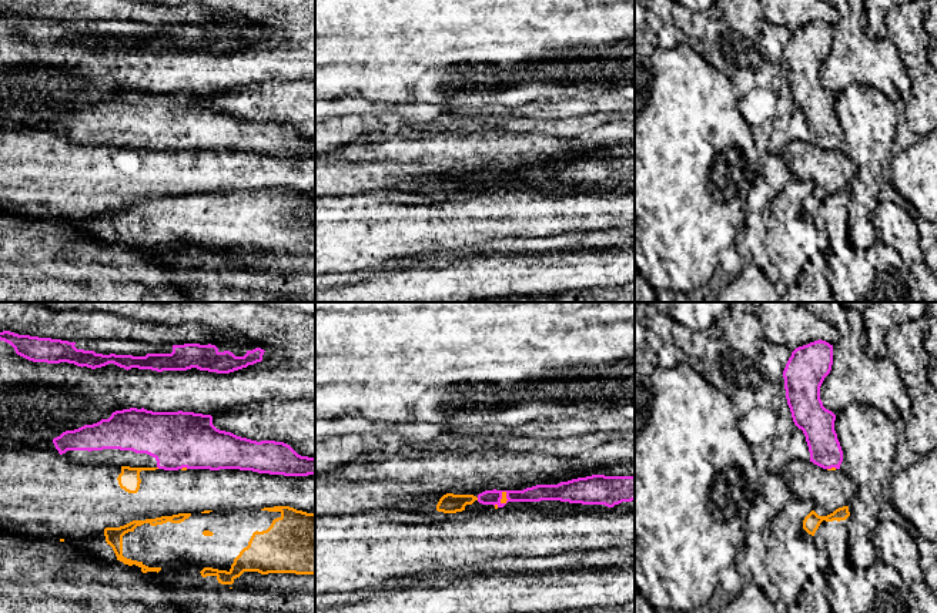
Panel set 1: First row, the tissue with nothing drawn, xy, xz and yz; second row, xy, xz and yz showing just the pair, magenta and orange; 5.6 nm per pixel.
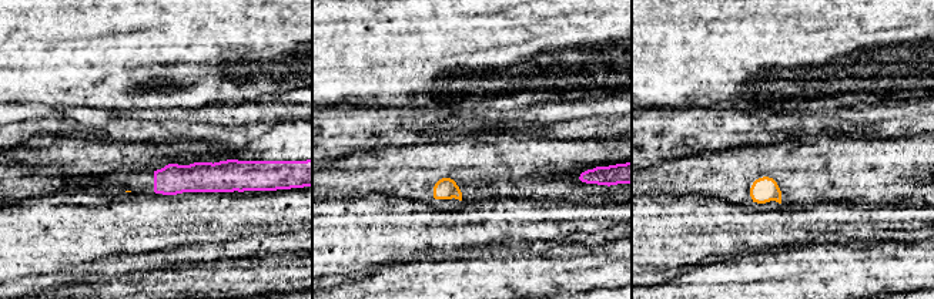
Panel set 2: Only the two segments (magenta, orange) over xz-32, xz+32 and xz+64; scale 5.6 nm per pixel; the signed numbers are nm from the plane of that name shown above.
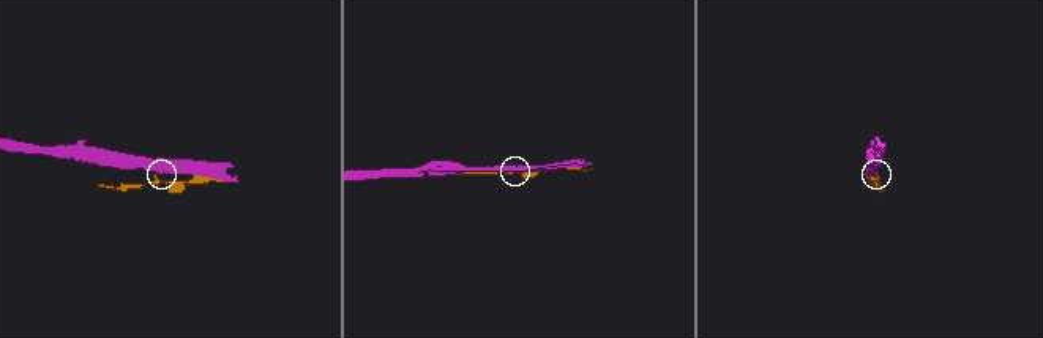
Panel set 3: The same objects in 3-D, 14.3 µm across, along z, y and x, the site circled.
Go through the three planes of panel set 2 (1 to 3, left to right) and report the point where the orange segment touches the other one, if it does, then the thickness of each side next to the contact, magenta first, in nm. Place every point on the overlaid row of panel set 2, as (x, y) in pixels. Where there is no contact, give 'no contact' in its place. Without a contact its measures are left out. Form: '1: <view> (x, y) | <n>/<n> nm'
1: no contact
2: no contact
3: no contact

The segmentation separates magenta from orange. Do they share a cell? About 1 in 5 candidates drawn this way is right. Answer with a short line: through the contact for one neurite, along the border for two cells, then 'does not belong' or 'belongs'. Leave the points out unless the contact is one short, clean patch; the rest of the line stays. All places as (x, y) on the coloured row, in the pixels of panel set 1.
does not belong

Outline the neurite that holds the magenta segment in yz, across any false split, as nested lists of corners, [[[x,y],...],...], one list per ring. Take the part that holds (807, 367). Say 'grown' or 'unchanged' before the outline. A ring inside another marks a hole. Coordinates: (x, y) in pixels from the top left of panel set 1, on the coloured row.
unchanged | [[[814,341],[792,352],[783,371],[787,405],[794,425],[803,431],[810,462],[840,469],[843,450],[834,431],[836,415],[823,406],[820,386],[833,365],[833,345]]]

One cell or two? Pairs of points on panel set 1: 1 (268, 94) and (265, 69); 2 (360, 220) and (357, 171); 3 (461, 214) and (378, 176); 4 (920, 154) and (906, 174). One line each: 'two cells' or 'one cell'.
1: two cells
2: two cells
3: two cells
4: one cell

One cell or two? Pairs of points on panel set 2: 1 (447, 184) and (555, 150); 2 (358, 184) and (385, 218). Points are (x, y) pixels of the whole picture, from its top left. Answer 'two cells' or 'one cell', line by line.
1: one cell
2: two cells

